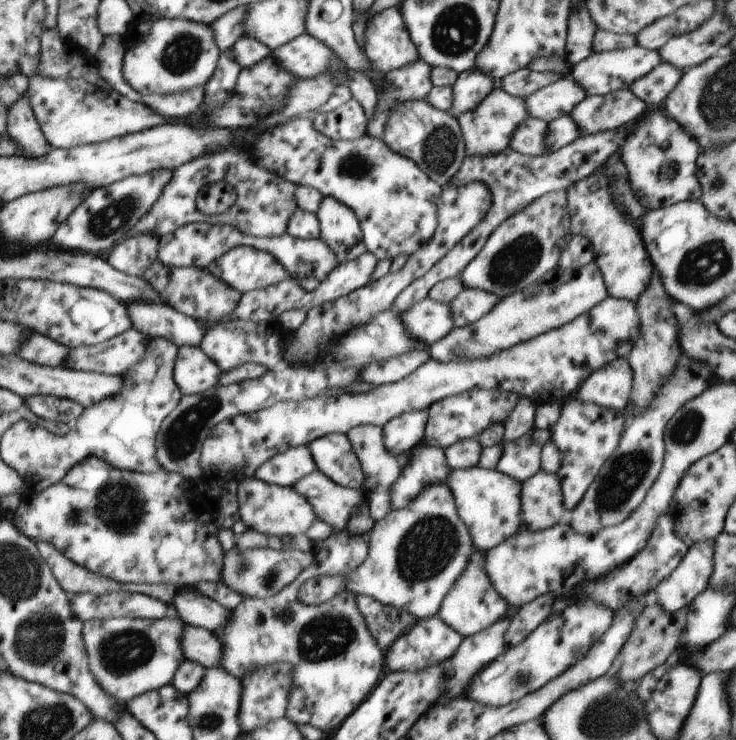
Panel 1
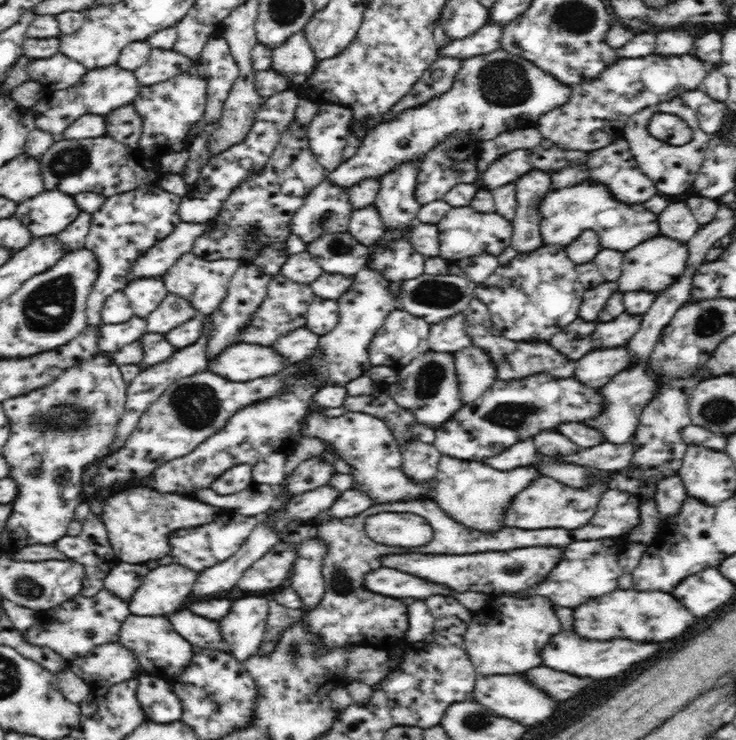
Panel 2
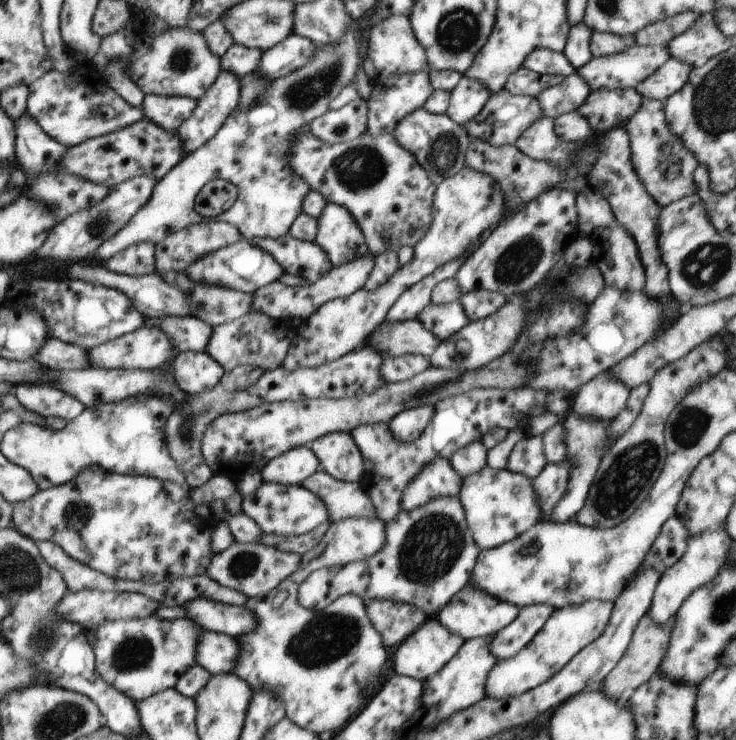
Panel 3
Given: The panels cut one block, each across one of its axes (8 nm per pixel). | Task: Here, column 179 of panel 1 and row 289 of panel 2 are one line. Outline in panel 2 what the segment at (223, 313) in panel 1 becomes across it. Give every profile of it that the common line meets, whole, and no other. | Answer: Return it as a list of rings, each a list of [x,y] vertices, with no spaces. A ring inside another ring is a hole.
[[[282,274],[273,276],[267,288],[267,298],[258,308],[260,314],[252,315],[252,320],[240,334],[240,340],[246,342],[246,344],[272,346],[280,336],[288,334],[290,330],[296,330],[296,328],[304,326],[304,314],[298,314],[298,312],[304,312],[306,306],[310,306],[314,298],[316,296],[314,296],[309,284],[292,282]]]

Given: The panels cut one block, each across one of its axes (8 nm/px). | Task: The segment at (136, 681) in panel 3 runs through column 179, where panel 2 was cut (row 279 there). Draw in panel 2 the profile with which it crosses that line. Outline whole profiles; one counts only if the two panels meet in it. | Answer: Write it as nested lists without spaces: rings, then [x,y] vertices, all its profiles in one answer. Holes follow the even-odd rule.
[[[664,236],[638,244],[636,248],[624,252],[624,266],[622,266],[622,276],[620,276],[620,280],[617,280],[618,288],[622,292],[645,290],[657,295],[662,294],[674,286],[687,270],[687,263],[690,262],[688,252],[690,250],[686,248],[686,244],[682,244],[678,240],[668,240]]]

